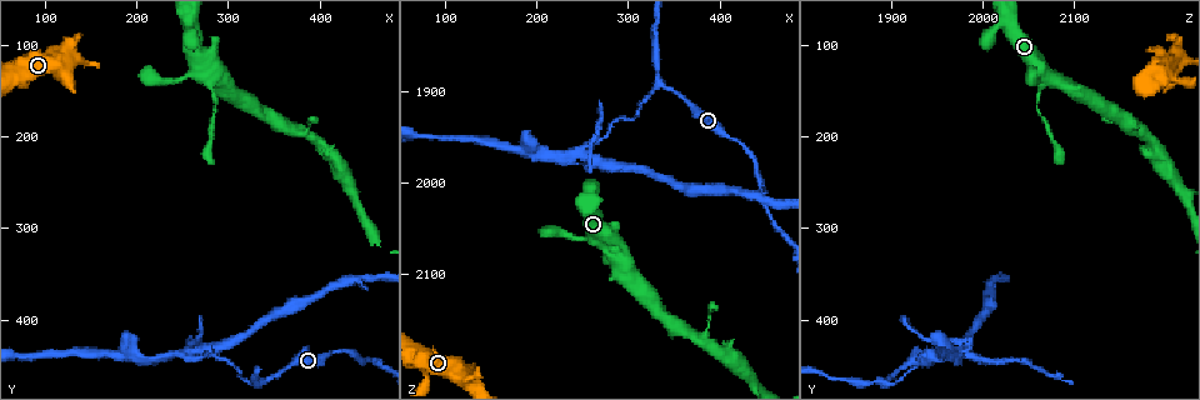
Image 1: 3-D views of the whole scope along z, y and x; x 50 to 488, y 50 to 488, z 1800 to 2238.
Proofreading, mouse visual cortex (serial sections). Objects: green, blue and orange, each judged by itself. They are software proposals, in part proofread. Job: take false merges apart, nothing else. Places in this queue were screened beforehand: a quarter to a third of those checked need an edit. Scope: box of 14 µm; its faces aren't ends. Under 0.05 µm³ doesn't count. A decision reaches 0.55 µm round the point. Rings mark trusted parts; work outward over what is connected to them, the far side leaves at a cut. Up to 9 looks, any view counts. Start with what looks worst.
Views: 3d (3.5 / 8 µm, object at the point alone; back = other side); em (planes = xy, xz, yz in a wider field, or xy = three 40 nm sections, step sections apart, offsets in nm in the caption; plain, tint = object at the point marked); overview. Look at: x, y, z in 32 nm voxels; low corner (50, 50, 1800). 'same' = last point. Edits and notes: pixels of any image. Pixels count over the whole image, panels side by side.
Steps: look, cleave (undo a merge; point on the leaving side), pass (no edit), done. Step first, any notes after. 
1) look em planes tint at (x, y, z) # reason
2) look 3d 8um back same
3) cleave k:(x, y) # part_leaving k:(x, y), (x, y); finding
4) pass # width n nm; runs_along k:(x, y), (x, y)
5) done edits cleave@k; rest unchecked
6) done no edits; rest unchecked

look 3d 3.5um back at (335, 465, 1880) # abrupt turn

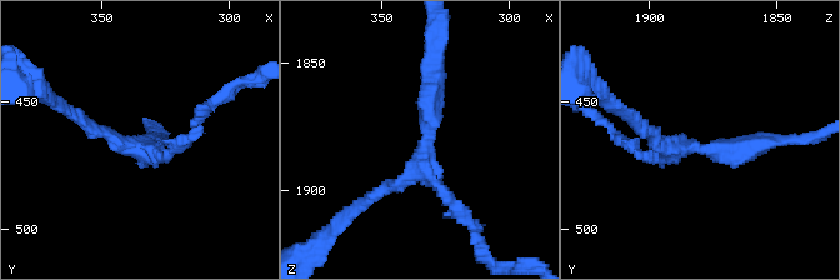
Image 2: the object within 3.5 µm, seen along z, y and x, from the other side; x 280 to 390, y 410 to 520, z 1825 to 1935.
look em xy step 1 tint at (331, 468, 1879) # arms 3; arm_widths 150, 150, 250 nm

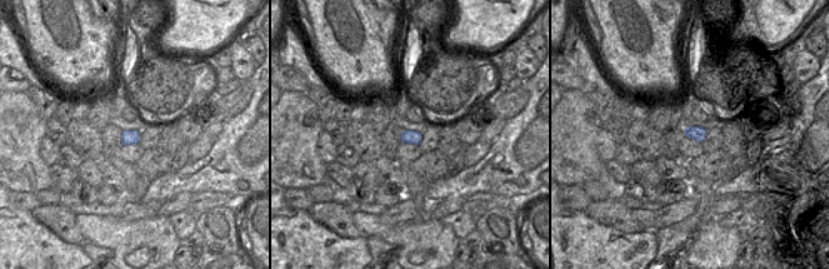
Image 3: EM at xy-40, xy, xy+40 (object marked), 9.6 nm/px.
pass # width 140 nm; runs_along 2:(379, 193), (421, 170), (433, 58); all the same cell

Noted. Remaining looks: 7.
look 3d 8um at (245, 435, 1965) # side arm on a straight run

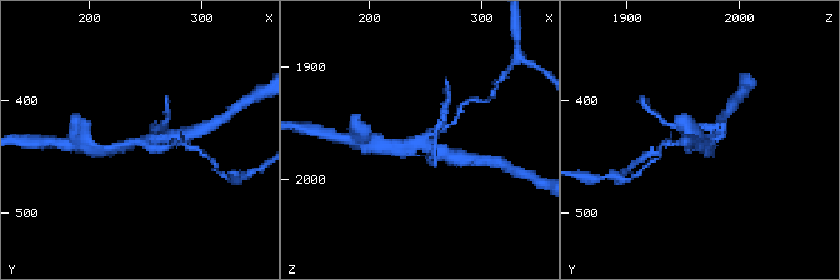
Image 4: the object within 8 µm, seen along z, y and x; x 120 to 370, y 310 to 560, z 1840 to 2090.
look 3d 3.5um at (250, 438, 1964)

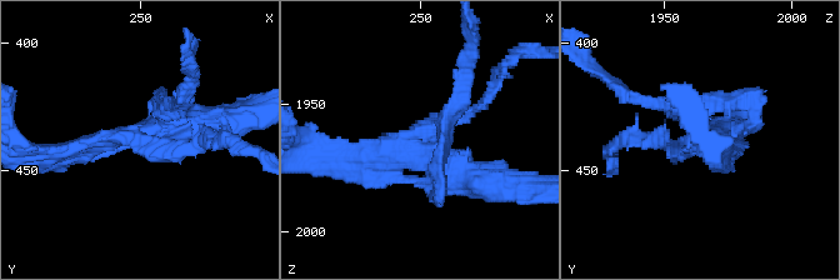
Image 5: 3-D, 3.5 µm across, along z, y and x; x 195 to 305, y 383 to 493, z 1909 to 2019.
look em xy step 5 tint at (249, 437, 1965) # now the EM

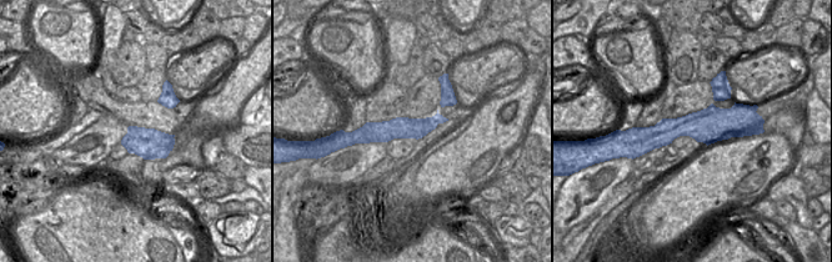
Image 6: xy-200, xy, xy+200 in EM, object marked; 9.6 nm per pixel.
cleave 5:(186, 119) # part_leaving 5:(416, 144), (466, 173), (531, 179); a second cell is stuck on

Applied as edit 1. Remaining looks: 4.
look 3d 3.5um back at (425, 435, 1955) # thin neck

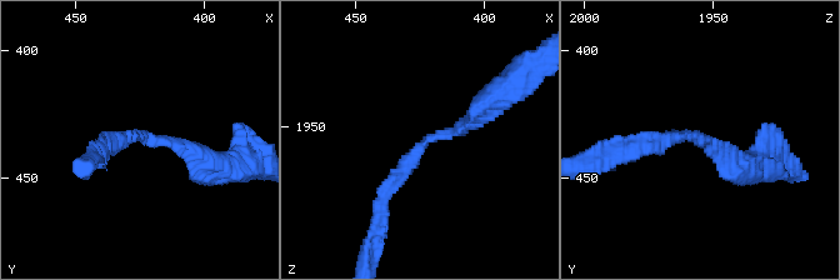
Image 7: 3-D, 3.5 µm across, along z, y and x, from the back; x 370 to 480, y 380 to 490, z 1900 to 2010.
look em xy step 5 tint at (425, 434, 1958)

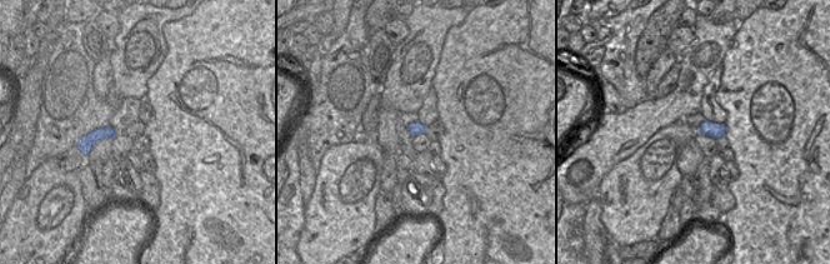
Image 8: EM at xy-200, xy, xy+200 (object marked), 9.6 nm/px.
pass # runs_along 7:(486, 106), (418, 150), (379, 211); continuous, no second cell

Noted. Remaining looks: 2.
look 3d 3.5um at (125, 120, 2220) # a fork

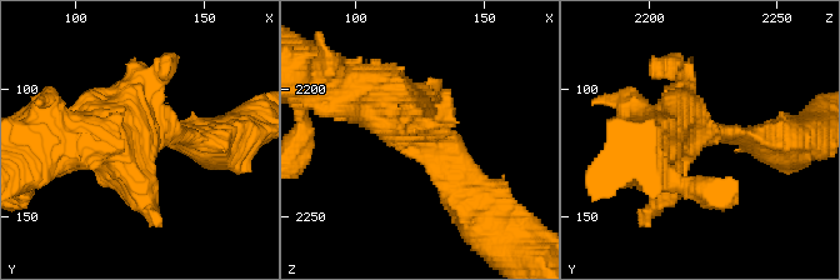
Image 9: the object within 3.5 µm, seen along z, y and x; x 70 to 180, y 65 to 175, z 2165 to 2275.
look em xy step 5 tint at (127, 117, 2217)

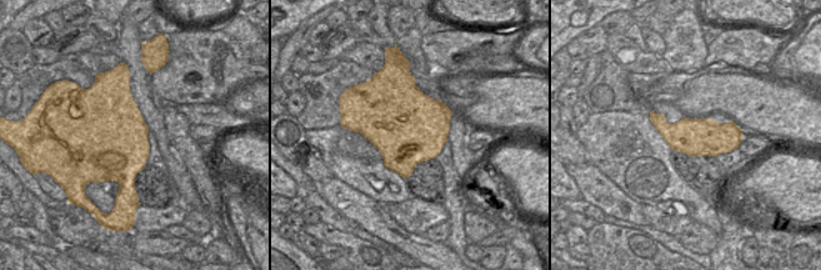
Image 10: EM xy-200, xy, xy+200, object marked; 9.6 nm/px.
pass # runs_along 9:(336, 84), (406, 115), (468, 176); continuous, no second cell

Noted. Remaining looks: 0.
done edits cleave@5; rest unchecked

